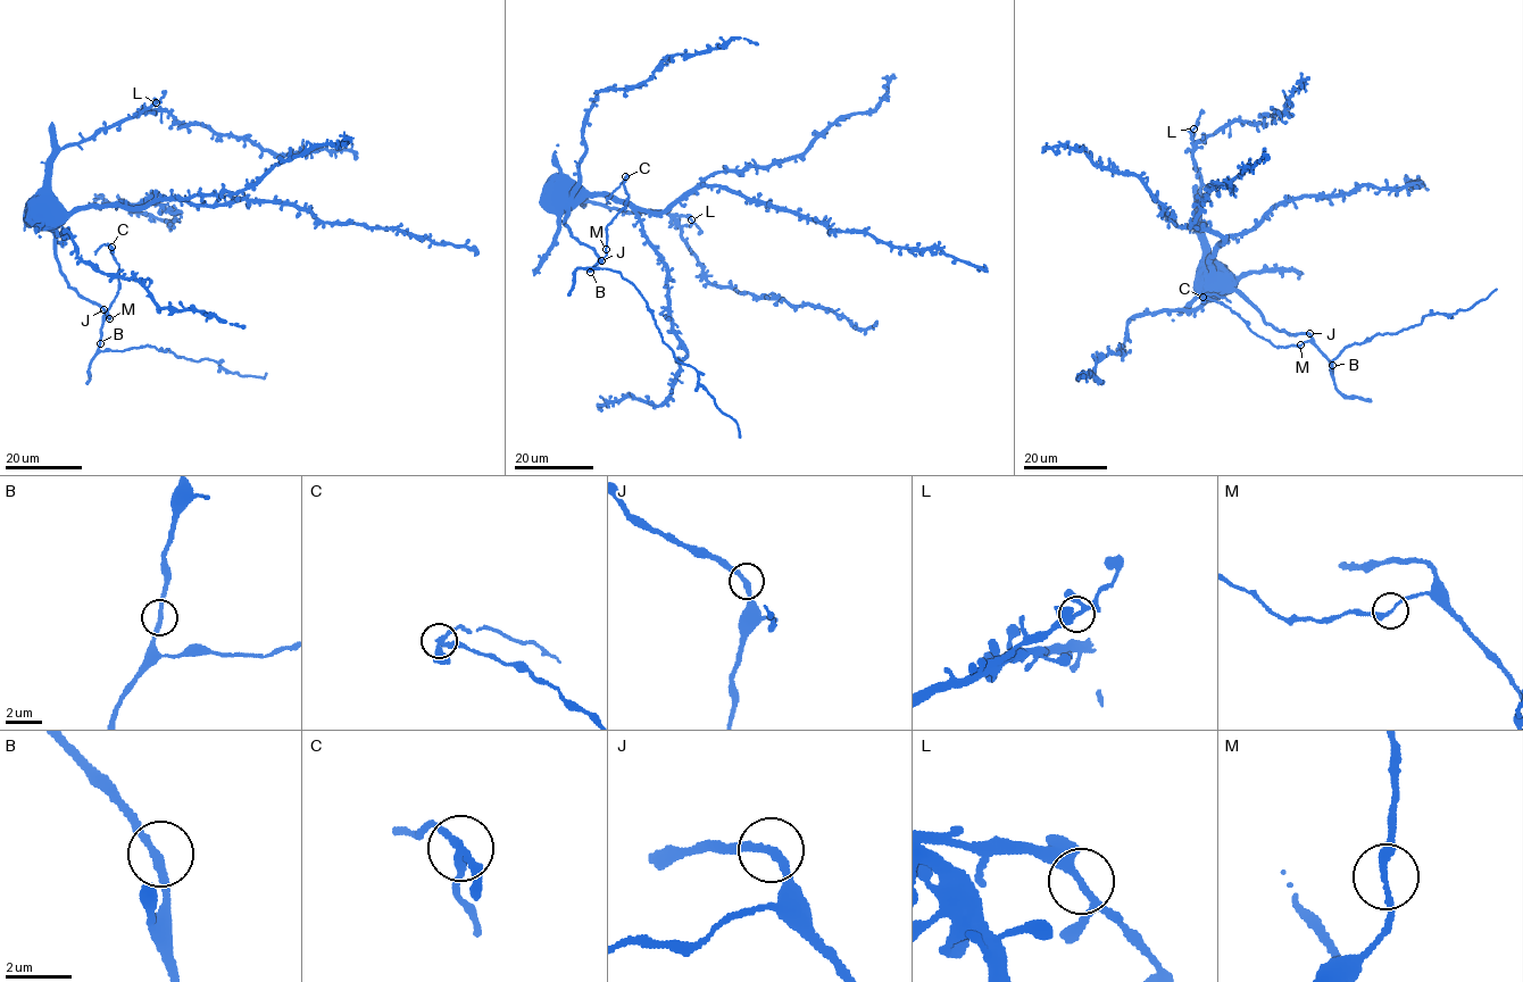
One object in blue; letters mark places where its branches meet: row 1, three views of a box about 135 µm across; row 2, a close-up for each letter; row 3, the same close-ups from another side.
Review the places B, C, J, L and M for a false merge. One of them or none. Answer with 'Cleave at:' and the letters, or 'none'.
Cleave at: C

